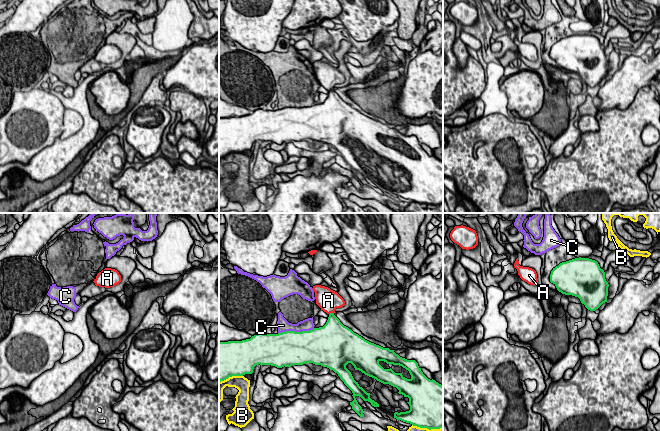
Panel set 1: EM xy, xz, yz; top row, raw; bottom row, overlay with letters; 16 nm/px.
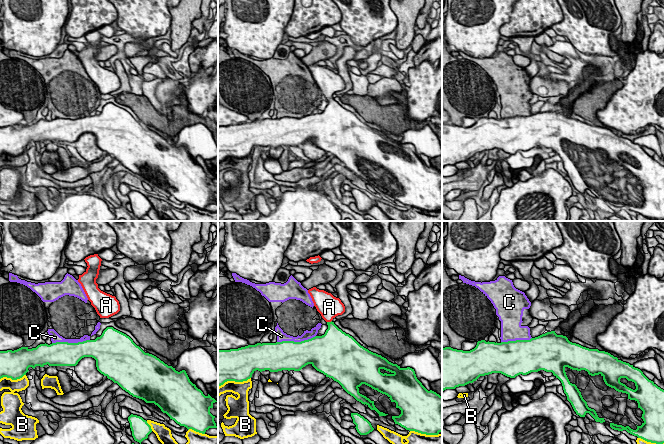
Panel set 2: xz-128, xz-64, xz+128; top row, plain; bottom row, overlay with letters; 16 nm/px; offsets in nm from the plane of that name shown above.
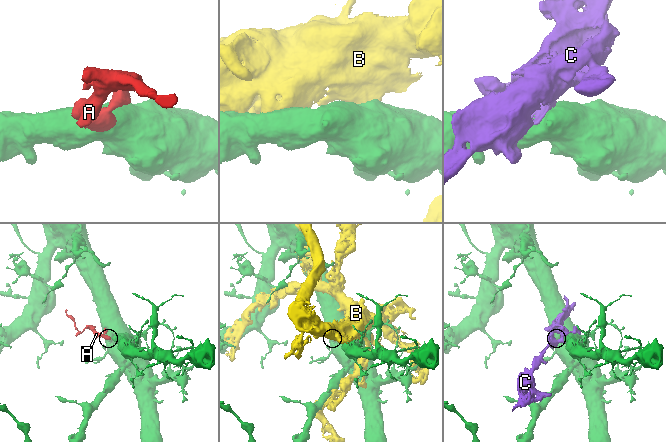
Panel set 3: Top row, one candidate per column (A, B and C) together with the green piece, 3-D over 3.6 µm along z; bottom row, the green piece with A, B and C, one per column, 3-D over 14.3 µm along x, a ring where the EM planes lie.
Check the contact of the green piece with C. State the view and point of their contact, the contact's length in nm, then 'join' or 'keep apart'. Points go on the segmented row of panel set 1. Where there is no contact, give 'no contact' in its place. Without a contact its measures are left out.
contact xz (296, 332); length 600 nm; keep apart

